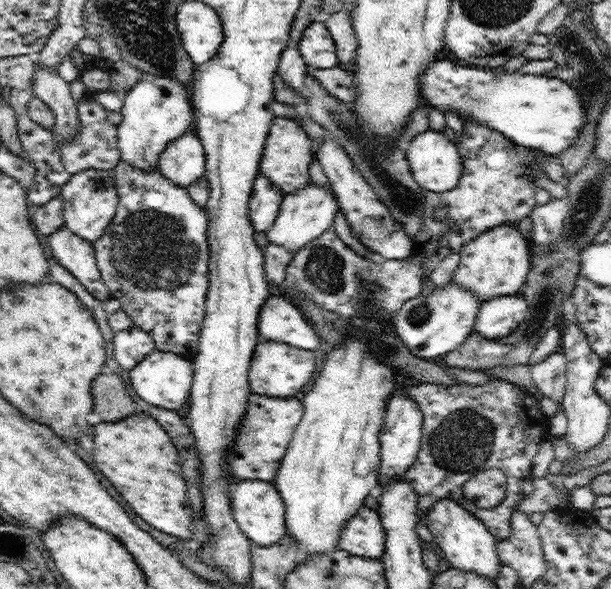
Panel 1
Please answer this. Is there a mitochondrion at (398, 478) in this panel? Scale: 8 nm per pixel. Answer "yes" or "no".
no

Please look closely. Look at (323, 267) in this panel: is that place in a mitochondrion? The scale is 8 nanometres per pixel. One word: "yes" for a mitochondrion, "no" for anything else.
yes

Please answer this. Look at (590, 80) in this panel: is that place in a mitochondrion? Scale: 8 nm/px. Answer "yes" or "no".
yes

